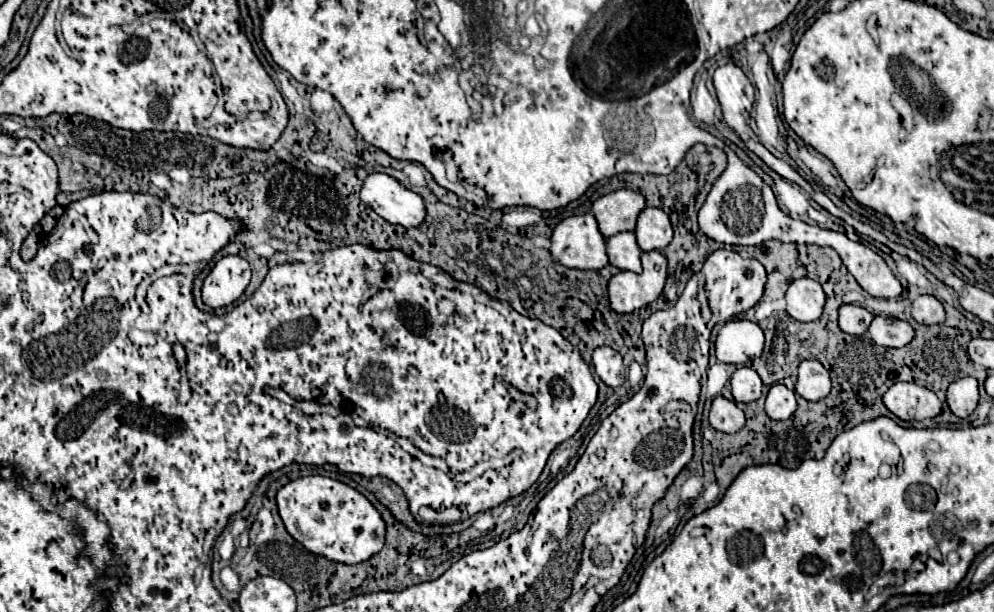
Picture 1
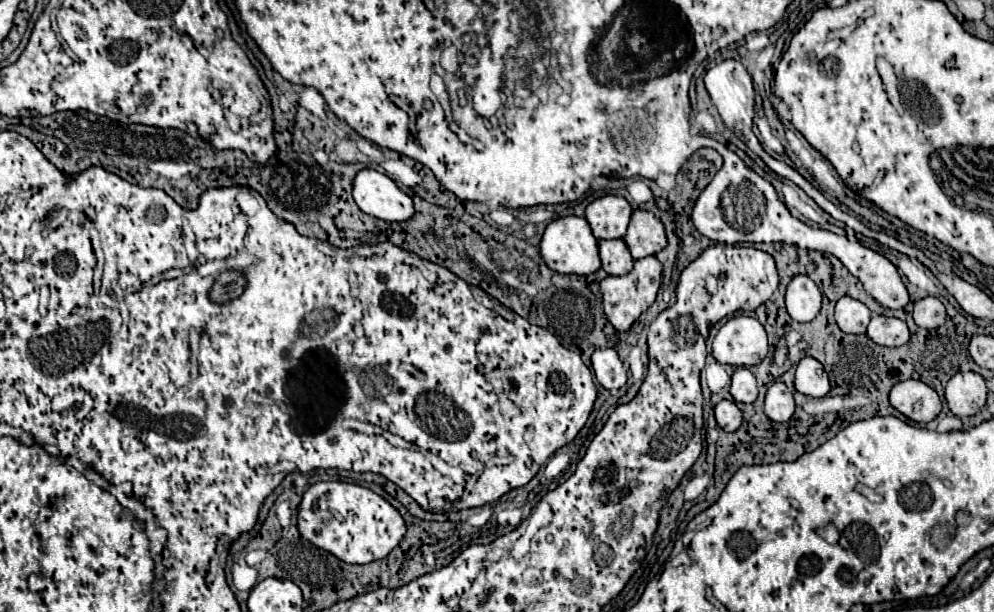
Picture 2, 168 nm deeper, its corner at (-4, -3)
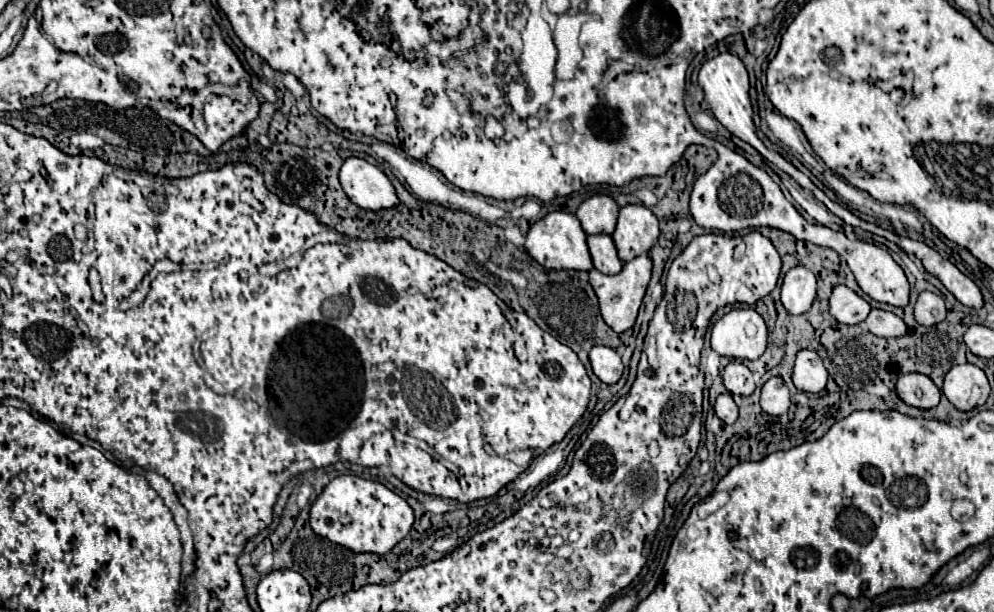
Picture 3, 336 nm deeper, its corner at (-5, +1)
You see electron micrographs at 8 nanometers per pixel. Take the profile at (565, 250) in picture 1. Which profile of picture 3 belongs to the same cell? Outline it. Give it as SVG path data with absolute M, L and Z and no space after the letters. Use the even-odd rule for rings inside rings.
M553 211L543 219L535 221L525 237L525 249L529 255L547 269L575 269L575 271L591 271L593 261L587 247L587 233L583 231L579 219L567 211Z

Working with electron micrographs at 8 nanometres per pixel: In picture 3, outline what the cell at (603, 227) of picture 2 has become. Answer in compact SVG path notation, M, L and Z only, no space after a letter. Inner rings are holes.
M593 195L579 205L575 215L581 221L581 227L587 235L613 235L619 217L619 205L609 195Z

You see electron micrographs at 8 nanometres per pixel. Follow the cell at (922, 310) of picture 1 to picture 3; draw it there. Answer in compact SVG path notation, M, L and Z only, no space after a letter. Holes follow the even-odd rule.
M923 291L915 303L915 319L917 323L925 325L925 327L931 327L931 325L937 325L945 319L945 301L931 293L931 291Z

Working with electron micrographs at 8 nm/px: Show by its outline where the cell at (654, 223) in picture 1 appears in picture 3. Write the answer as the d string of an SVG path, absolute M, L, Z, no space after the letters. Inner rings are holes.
M625 205L619 211L617 229L611 235L619 257L627 263L647 253L659 239L659 221L645 205Z

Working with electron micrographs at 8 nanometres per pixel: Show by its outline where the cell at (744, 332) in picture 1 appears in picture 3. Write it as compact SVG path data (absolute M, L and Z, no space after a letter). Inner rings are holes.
M733 309L715 323L711 347L729 359L759 359L767 349L767 325L755 309Z

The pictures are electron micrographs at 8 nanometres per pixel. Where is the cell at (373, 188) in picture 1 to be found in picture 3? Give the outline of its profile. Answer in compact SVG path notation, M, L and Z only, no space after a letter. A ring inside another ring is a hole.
M349 157L341 167L339 181L347 197L363 209L381 211L399 205L399 197L389 177L365 159Z

